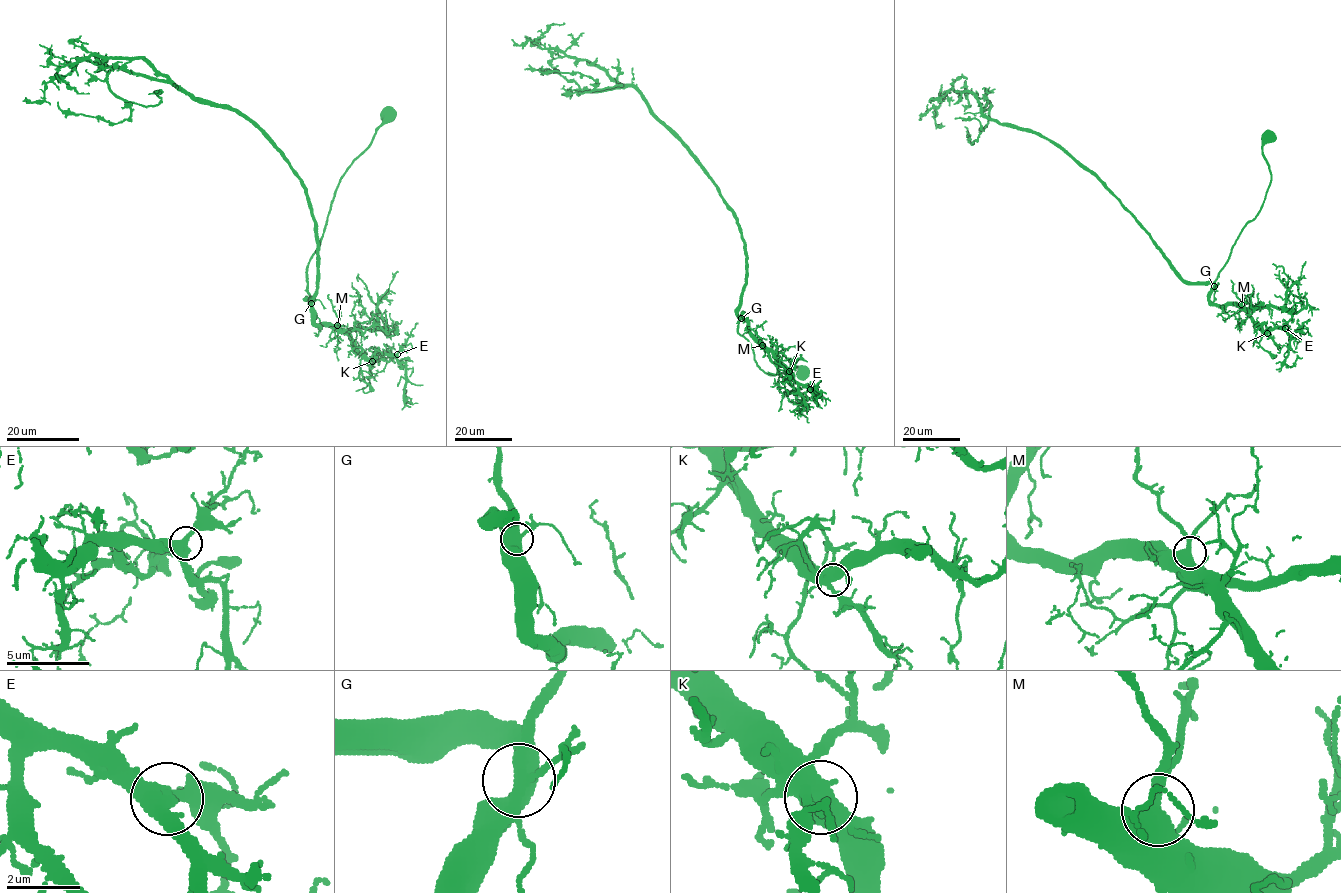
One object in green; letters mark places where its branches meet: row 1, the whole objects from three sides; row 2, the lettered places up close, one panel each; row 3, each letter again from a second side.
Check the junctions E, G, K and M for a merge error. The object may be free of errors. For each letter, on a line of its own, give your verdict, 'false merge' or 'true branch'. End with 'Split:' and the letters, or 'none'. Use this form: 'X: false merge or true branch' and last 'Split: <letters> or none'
E: true branch
G: true branch
K: true branch
M: true branch
Split: none

